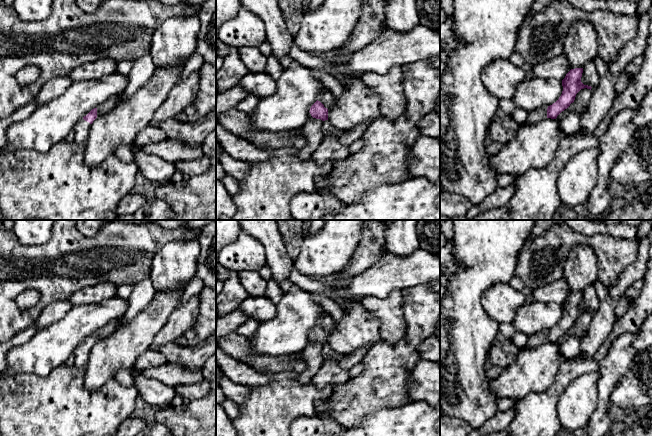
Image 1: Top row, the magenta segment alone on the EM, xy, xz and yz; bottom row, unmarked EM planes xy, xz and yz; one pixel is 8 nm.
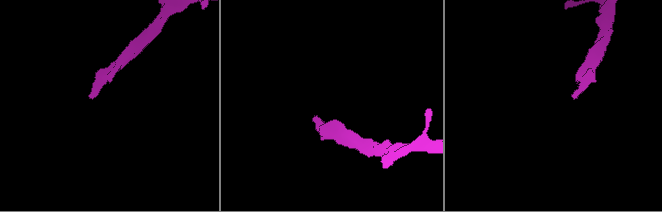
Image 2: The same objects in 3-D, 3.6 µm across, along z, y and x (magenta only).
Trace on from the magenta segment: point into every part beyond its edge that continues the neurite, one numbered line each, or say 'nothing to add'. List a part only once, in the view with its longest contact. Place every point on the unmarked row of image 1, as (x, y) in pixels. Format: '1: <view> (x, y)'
1: xz (325, 321)

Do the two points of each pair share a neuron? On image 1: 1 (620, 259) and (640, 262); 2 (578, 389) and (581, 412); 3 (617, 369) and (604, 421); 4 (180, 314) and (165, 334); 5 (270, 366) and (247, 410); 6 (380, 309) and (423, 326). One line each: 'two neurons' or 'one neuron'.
1: two neurons
2: one neuron
3: one neuron
4: one neuron
5: two neurons
6: two neurons

